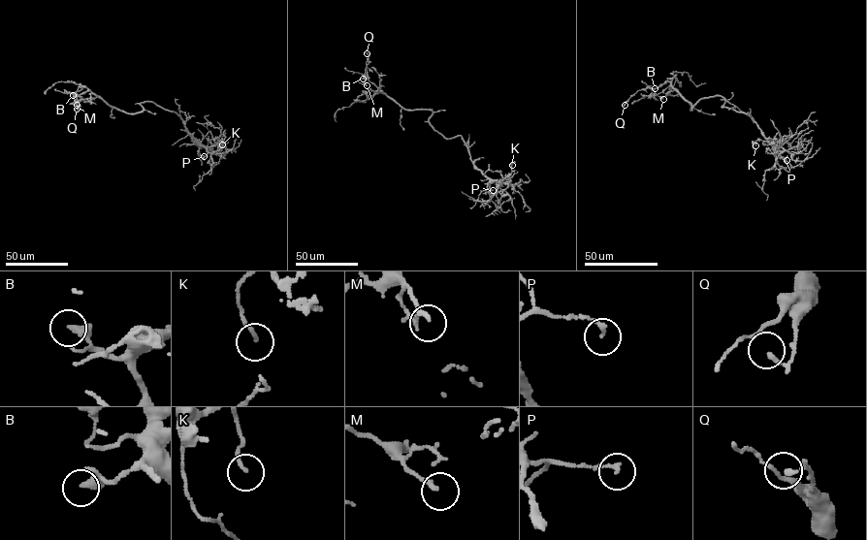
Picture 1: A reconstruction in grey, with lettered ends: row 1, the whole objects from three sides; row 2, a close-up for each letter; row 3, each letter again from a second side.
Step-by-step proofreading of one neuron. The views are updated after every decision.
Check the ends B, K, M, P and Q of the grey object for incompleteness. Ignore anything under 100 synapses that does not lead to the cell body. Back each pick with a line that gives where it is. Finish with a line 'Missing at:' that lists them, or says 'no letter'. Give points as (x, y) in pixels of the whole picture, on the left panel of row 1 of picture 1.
Missing at: no letter

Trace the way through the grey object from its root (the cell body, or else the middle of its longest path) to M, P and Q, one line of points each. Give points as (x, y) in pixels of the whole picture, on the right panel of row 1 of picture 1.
M: (722, 96), (700, 98), (690, 110), (691, 105), (666, 81), (654, 90), (663, 99)
P: (722, 96), (725, 100), (722, 107), (748, 114), (786, 160)
Q: (722, 96), (700, 98), (690, 110), (691, 105), (666, 81), (654, 88), (638, 90), (625, 105)

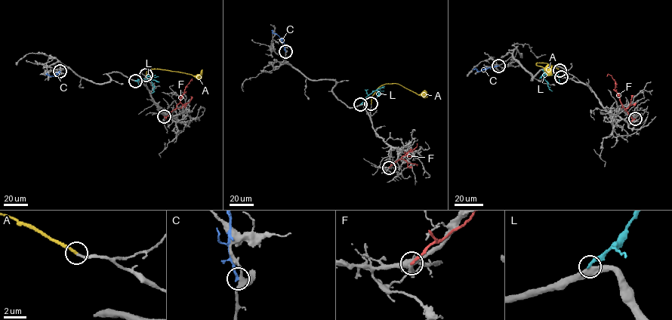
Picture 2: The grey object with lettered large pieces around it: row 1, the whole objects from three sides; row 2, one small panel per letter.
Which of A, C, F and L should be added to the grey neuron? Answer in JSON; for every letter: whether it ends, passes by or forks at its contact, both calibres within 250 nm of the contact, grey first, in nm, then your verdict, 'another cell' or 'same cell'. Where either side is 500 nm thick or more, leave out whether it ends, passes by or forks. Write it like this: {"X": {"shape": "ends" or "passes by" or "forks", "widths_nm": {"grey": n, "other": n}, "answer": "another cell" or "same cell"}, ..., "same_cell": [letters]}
{"A": {"shape": "ends", "widths_nm": {"grey": 240, "other": 240}, "answer": "same cell"}, "C": {"shape": "ends", "widths_nm": {"grey": 380, "other": 240}, "answer": "another cell"}, "F": {"shape": "ends", "widths_nm": {"grey": 340, "other": 240}, "answer": "another cell"}, "L": {"widths_nm": {"grey": 500, "other": 320}, "answer": "another cell"}, "same_cell": ["A"]}

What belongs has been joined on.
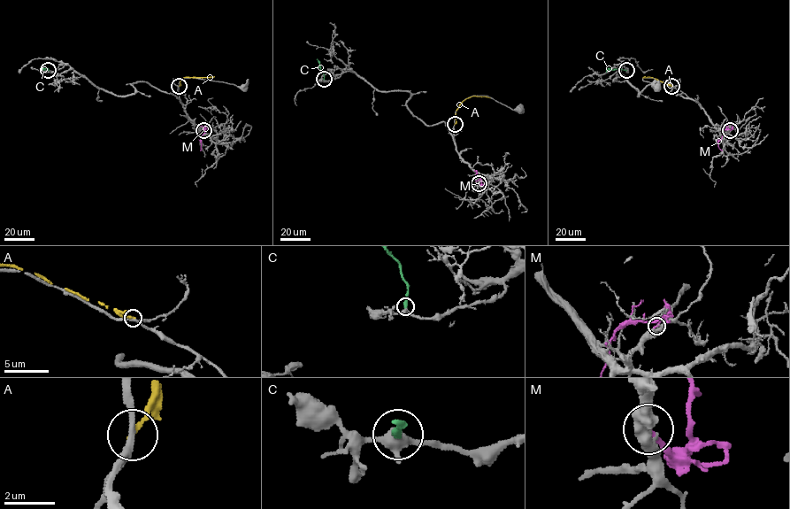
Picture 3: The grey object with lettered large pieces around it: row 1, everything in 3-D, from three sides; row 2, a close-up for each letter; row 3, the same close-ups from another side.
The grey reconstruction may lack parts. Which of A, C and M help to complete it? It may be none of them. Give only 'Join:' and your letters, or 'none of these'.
Join: C

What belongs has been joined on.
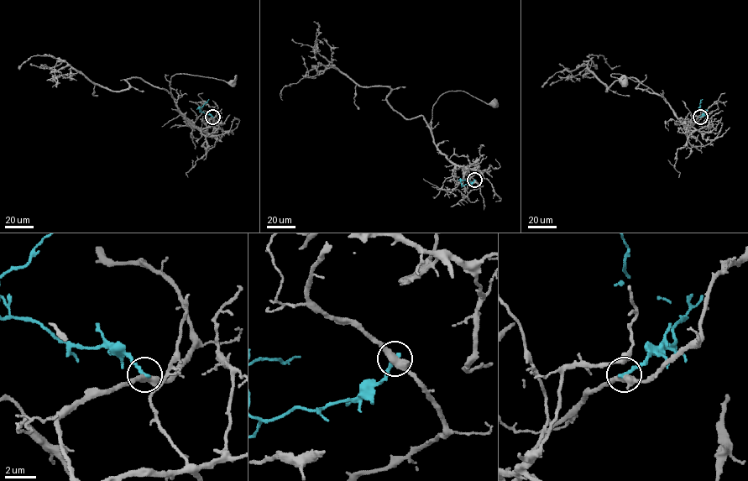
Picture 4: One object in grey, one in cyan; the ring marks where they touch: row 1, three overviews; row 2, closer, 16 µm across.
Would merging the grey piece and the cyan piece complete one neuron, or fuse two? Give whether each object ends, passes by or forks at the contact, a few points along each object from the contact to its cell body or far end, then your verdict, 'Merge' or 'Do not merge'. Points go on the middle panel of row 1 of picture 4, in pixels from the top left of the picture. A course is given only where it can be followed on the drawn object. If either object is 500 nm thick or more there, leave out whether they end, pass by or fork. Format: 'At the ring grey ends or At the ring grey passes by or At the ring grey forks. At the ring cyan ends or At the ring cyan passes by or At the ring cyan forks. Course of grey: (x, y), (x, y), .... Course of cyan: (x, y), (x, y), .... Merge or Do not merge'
At the ring grey passes by. At the ring cyan ends. Course of grey: (474, 180), (434, 143), (432, 107), (442, 94), (452, 91), (494, 103). Course of cyan: (474, 180), (463, 185), (461, 181), (470, 182). Do not merge

